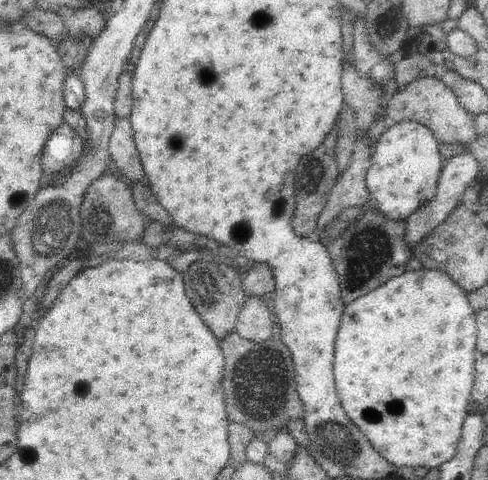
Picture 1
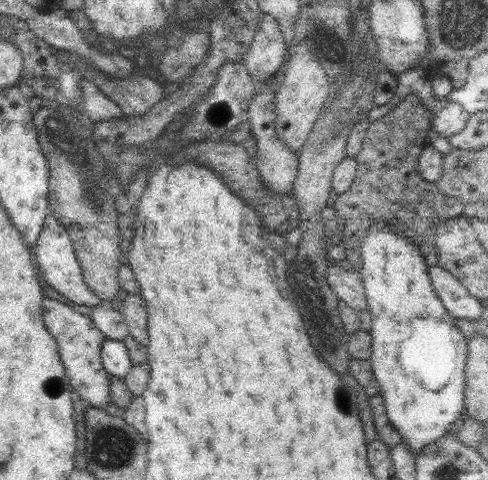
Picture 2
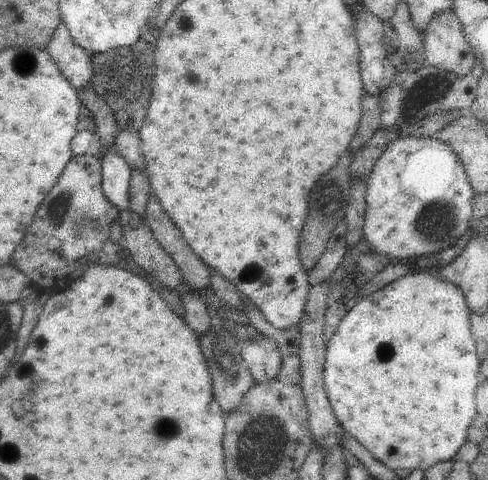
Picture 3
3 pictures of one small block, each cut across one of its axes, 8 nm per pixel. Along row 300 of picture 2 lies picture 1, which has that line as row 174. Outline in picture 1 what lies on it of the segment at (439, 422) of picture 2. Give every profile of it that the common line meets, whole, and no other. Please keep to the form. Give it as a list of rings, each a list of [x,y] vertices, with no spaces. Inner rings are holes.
[[[397,122],[379,136],[373,148],[365,174],[367,192],[377,202],[377,210],[389,220],[407,220],[421,204],[435,196],[439,170],[443,166],[439,144],[429,128],[417,122]]]

